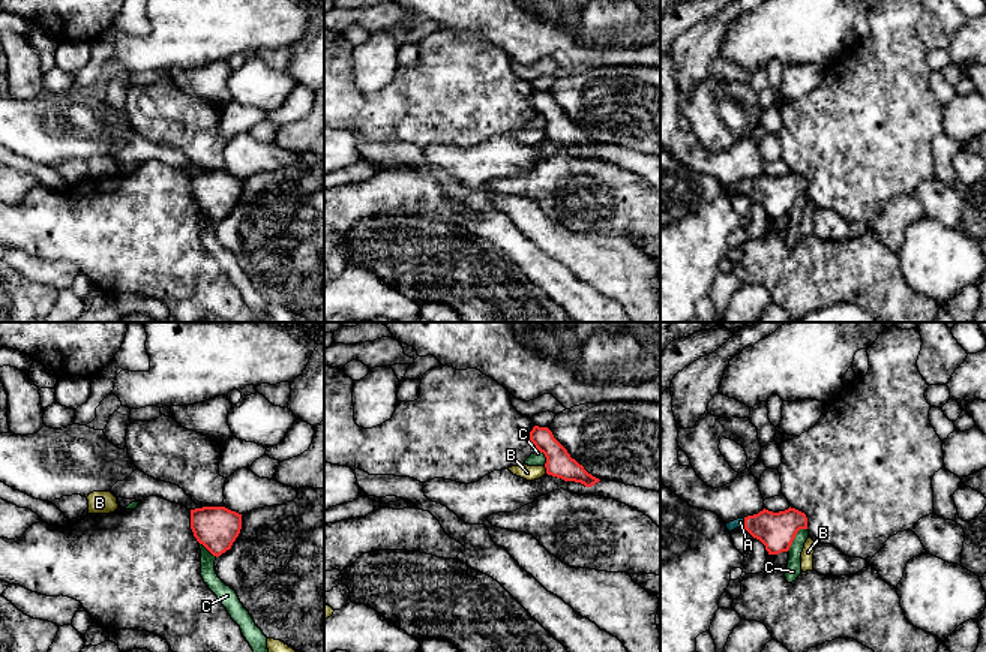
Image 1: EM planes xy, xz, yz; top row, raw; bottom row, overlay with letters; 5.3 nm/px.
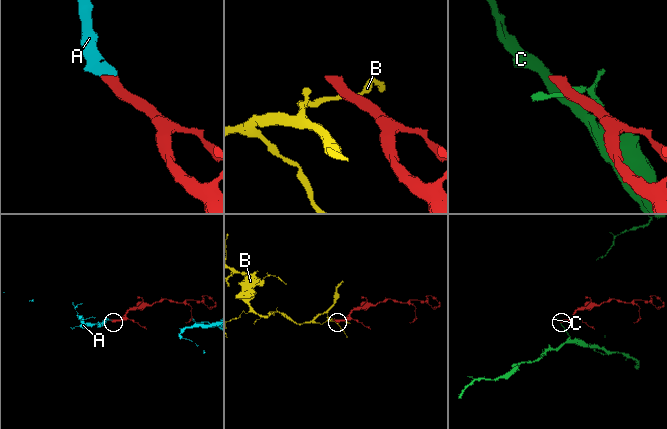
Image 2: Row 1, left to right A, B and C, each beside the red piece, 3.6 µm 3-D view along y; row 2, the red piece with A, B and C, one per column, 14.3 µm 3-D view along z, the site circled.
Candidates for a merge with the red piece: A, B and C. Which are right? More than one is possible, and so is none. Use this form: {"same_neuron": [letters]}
{"same_neuron": ["A"]}

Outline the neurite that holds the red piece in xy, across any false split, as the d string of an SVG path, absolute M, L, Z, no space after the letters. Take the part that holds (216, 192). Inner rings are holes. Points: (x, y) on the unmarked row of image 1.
M225 171L191 174L191 193L200 208L213 220L231 213L242 193L242 178Z

